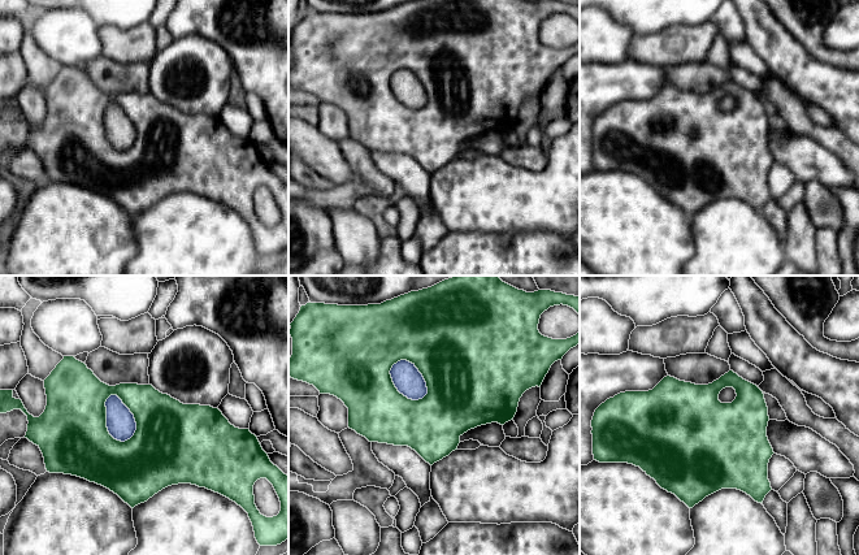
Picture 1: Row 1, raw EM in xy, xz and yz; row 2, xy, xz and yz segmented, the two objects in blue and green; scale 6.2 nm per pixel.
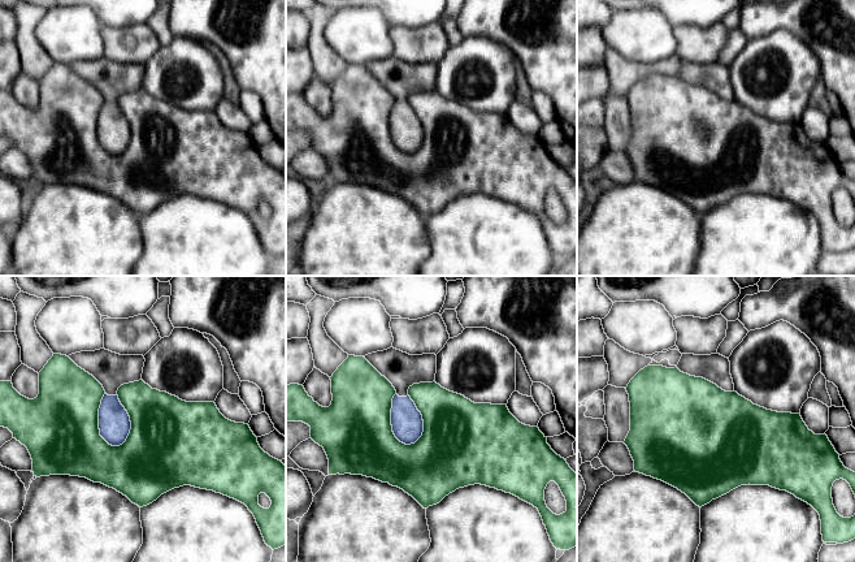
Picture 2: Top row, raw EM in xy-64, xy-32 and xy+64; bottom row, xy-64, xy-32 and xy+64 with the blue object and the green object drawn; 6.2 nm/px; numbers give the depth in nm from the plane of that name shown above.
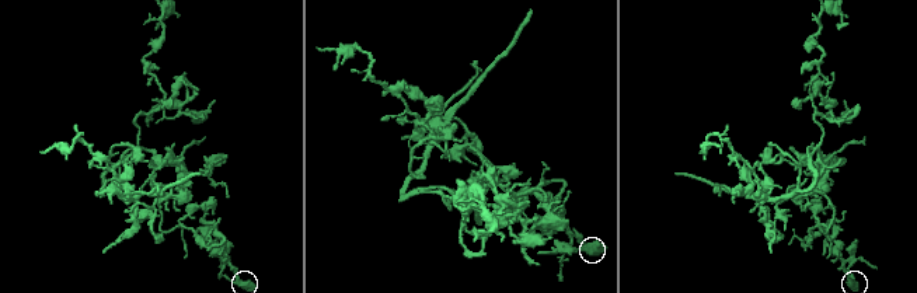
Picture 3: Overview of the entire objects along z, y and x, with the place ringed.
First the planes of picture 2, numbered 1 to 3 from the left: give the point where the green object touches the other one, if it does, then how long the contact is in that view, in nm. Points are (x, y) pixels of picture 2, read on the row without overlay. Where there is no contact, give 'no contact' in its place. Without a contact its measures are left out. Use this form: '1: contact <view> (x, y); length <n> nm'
1: contact xy-64 (99, 132); length 340 nm
2: contact xy-32 (391, 130); length 340 nm
3: no contact

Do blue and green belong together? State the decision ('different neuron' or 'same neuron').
different neuron

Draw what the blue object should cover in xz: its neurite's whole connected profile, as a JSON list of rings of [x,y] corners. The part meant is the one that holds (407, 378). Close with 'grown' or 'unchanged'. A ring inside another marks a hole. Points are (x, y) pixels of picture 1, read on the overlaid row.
[[[400,360],[390,370],[398,391],[412,400],[422,399],[428,394],[426,382],[415,364]]] | unchanged

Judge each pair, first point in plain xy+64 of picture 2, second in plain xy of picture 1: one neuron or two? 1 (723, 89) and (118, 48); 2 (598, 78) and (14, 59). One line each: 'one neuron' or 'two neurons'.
1: two neurons
2: one neuron

